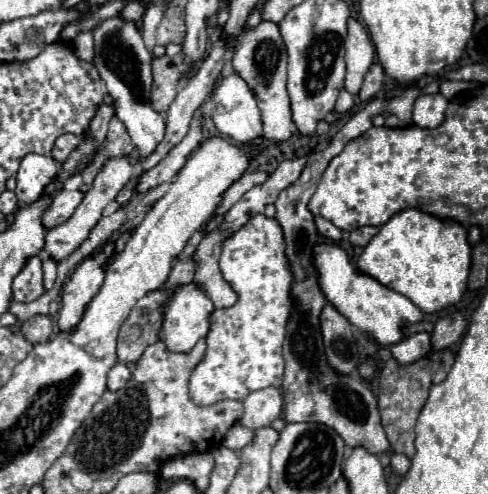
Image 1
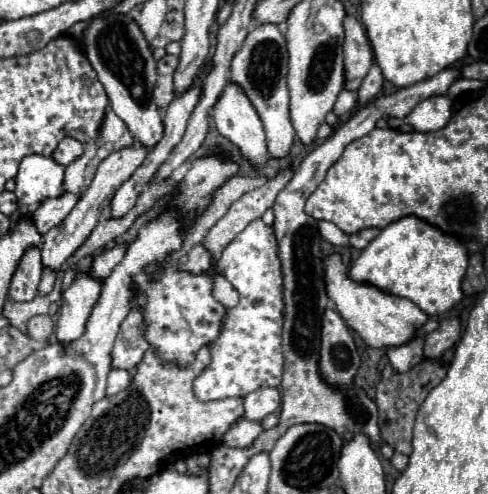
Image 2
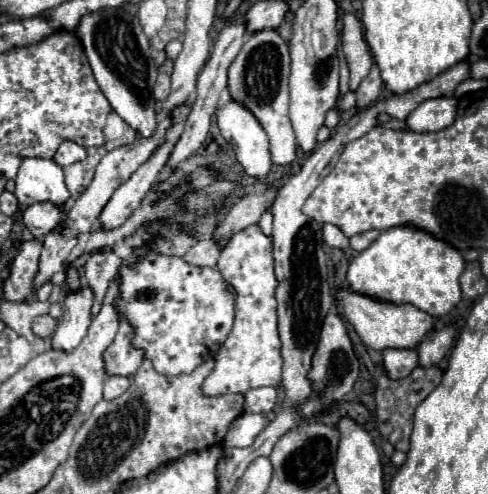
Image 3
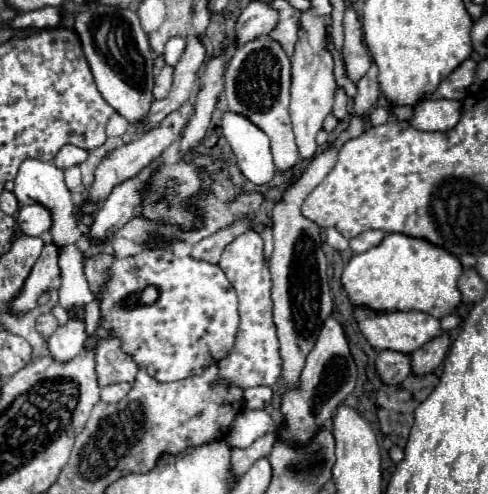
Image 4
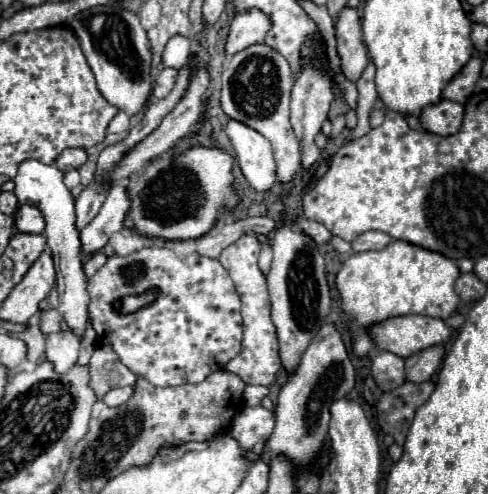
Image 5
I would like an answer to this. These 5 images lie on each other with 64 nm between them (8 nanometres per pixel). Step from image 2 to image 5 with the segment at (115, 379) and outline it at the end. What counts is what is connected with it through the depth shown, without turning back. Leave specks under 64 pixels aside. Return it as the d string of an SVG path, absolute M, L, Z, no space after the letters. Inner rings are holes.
M132 386L112 388L110 392L106 392L106 394L102 396L102 402L106 402L108 406L120 406L120 404L124 404L124 402L132 396L132 392L134 392L134 388L132 388Z

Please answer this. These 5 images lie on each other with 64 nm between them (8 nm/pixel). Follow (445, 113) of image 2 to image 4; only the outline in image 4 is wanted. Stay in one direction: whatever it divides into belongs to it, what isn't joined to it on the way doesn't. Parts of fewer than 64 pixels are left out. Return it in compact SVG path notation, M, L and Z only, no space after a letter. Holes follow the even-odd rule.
M422 100L414 108L410 126L416 130L446 132L456 126L458 118L460 118L458 100Z

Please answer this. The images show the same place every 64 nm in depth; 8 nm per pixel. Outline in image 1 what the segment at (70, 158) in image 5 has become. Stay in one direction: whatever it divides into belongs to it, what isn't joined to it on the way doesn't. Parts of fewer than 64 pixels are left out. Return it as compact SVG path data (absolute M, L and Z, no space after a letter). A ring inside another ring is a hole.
M62 134L56 142L54 142L54 148L52 148L52 158L56 162L64 162L68 158L68 154L80 144L80 136L74 136L74 134Z

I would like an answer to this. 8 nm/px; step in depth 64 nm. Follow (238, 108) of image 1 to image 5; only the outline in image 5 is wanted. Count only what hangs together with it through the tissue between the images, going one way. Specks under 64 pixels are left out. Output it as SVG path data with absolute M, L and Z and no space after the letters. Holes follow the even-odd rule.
M228 118L226 134L236 150L236 160L248 184L256 190L268 190L276 182L276 164L268 140L240 120Z

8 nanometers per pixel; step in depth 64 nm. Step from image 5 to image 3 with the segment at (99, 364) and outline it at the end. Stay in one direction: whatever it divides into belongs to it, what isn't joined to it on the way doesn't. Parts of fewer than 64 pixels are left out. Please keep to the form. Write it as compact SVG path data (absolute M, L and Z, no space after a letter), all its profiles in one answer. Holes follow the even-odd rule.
M122 320L114 342L104 352L106 372L110 376L112 374L130 376L130 374L136 374L142 360L144 360L144 350L134 346L134 326L128 320Z

